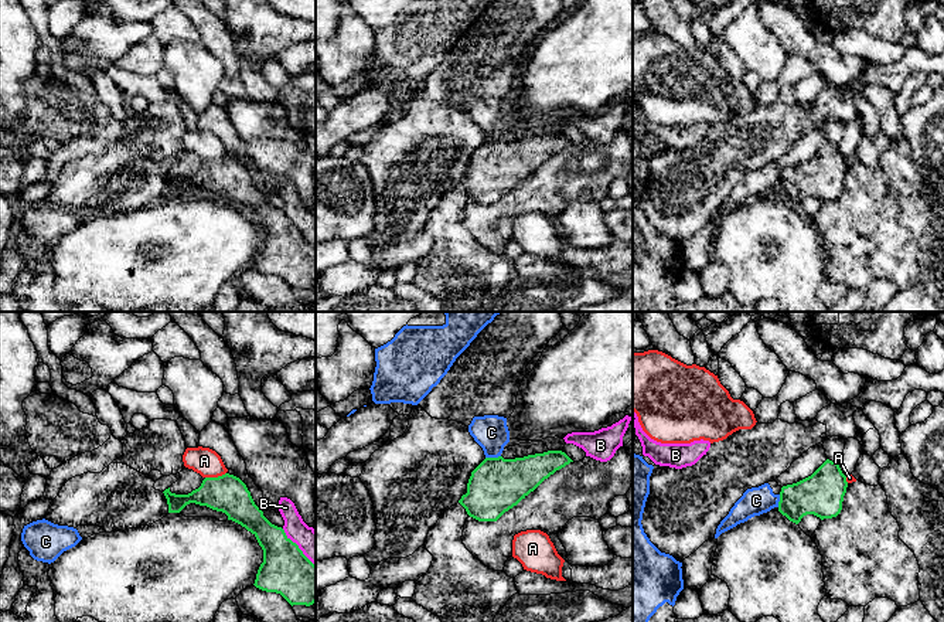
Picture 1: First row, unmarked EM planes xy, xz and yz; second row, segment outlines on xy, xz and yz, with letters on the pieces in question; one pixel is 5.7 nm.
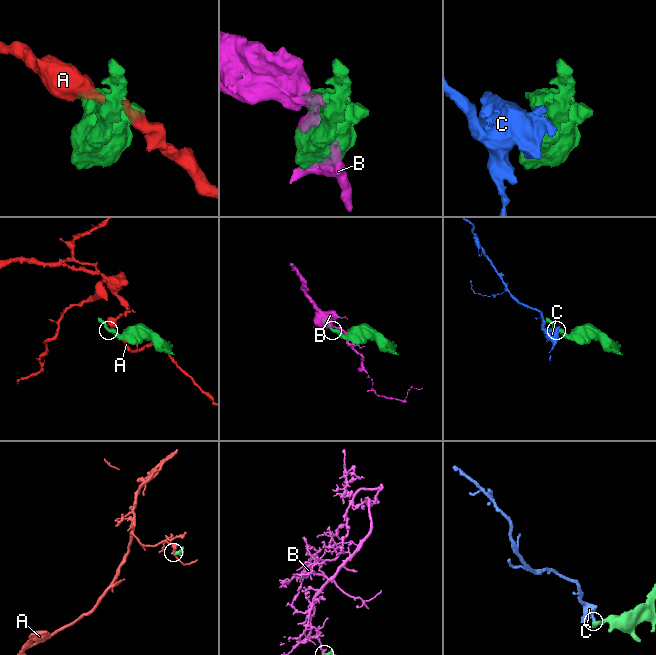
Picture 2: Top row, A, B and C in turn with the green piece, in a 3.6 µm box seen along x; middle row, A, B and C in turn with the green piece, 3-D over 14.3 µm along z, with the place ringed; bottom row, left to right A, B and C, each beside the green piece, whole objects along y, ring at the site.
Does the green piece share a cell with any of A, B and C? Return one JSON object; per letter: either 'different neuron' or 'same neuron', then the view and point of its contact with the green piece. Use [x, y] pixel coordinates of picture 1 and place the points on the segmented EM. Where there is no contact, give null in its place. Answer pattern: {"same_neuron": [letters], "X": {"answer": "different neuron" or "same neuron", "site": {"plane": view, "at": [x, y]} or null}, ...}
{"same_neuron": [], "A": {"answer": "different neuron", "site": {"plane": "xy", "at": [215, 478]}}, "B": {"answer": "different neuron", "site": {"plane": "xy", "at": [297, 547]}}, "C": {"answer": "different neuron", "site": {"plane": "xz", "at": [493, 458]}}}

